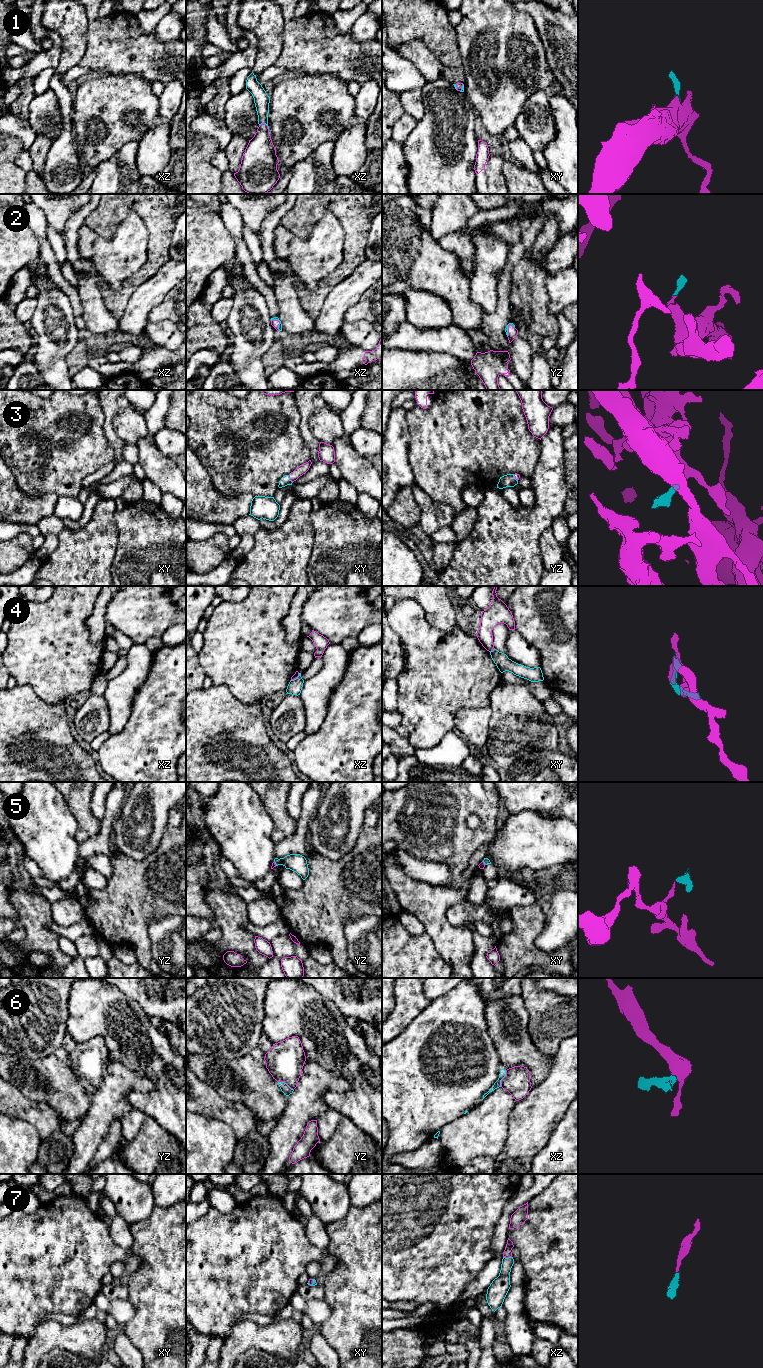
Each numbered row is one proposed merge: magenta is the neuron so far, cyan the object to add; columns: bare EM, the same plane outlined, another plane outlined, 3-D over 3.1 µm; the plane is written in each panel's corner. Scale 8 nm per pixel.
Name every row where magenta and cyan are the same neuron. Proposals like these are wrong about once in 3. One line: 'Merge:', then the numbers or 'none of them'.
Merge: 1, 2, 3, 5, 7

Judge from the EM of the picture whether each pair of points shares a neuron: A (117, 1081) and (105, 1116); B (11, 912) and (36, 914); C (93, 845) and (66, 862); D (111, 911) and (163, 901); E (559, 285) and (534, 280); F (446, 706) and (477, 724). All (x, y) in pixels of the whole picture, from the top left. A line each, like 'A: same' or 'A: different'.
A: same
B: different
C: different
D: same
E: different
F: different

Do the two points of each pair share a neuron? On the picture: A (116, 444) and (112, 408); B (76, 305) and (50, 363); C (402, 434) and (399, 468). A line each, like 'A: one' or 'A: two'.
A: one
B: two
C: one

